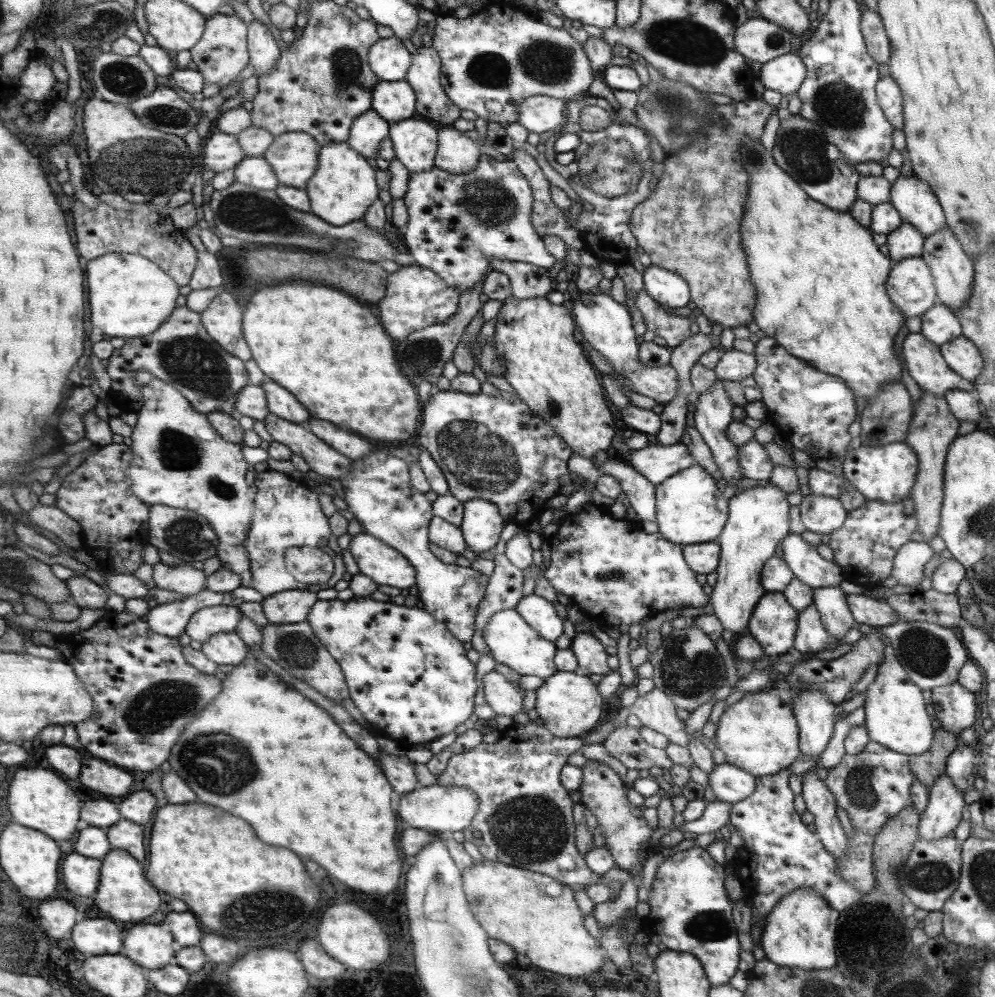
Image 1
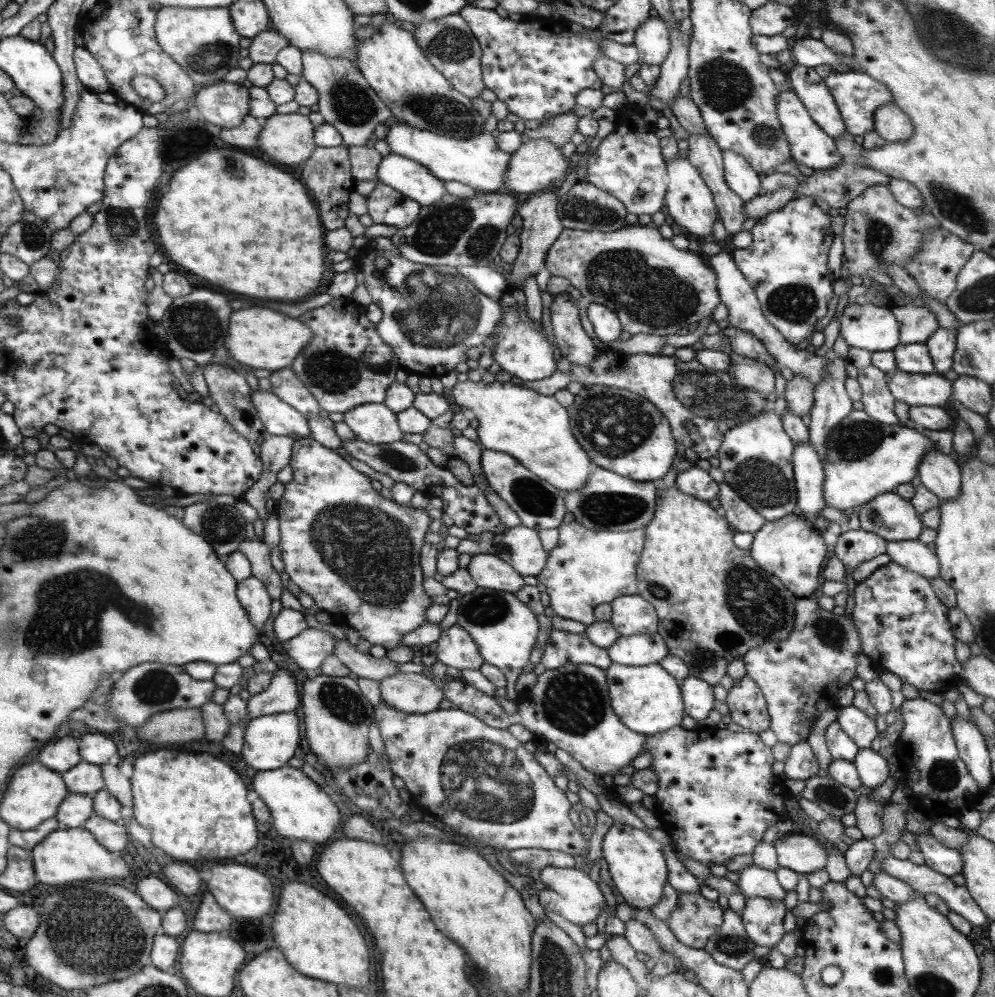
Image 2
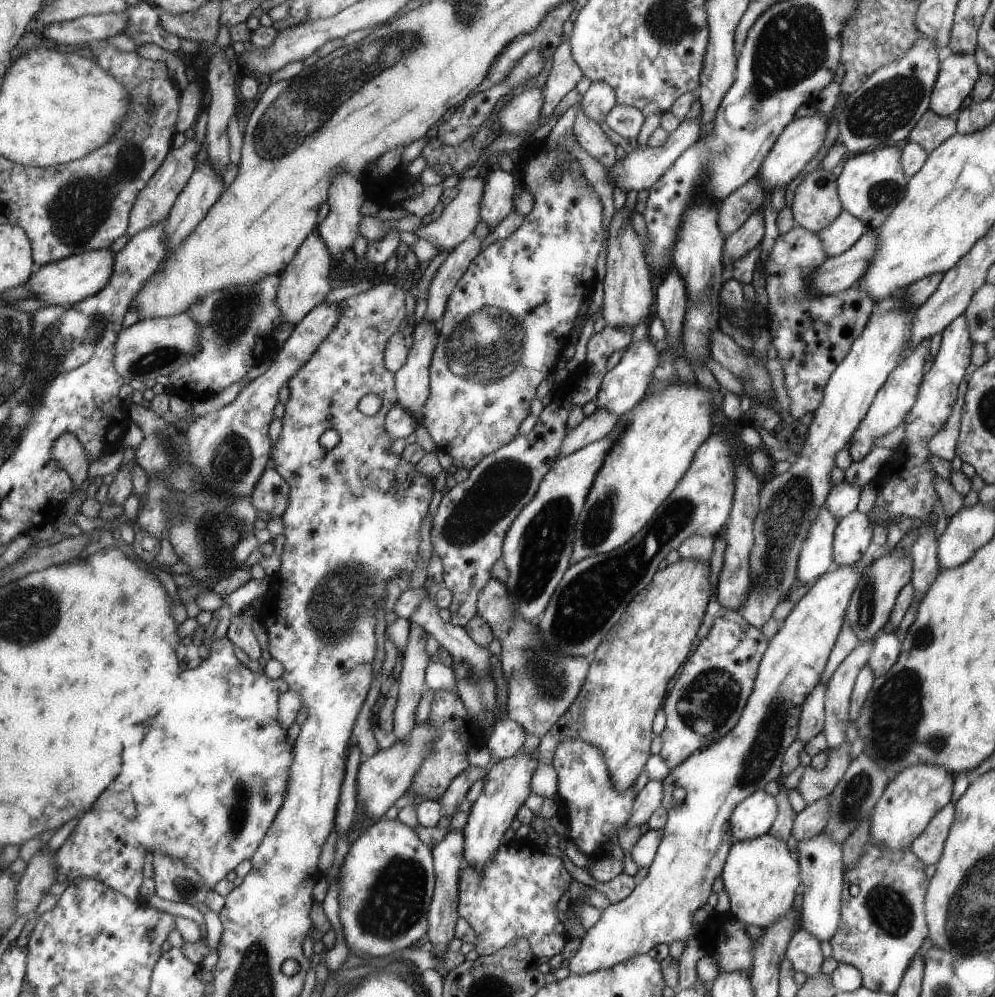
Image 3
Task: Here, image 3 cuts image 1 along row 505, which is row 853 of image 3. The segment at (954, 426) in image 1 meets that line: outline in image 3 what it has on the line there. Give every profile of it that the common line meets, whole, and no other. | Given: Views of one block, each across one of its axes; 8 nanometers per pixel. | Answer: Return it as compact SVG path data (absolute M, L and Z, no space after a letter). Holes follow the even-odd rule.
M951 802L945 804L931 817L923 832L917 838L913 838L909 847L924 866L935 864L939 860L953 813L954 804Z

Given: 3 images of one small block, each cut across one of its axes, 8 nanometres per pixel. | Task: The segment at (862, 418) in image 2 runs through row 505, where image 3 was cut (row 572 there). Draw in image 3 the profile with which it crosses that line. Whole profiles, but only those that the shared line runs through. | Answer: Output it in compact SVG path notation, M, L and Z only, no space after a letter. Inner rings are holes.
M855 564L838 566L832 571L825 571L821 578L817 578L815 583L809 586L807 593L795 603L775 635L768 639L768 646L756 672L755 685L736 725L724 737L689 754L683 762L669 769L667 776L663 778L663 796L660 802L660 806L667 812L667 820L662 828L661 842L648 866L648 873L635 885L629 896L619 902L609 903L602 910L599 920L585 931L585 935L580 938L577 952L568 959L569 973L583 976L595 970L611 968L637 954L646 953L659 942L667 945L673 940L685 942L701 932L701 926L706 922L694 923L691 918L695 910L705 907L705 898L711 892L713 878L721 872L723 860L728 856L727 850L733 845L730 824L733 809L745 797L780 775L784 753L798 736L797 721L804 701L824 672L829 653L844 623L848 601L860 582L859 576L861 572L855 570Z

